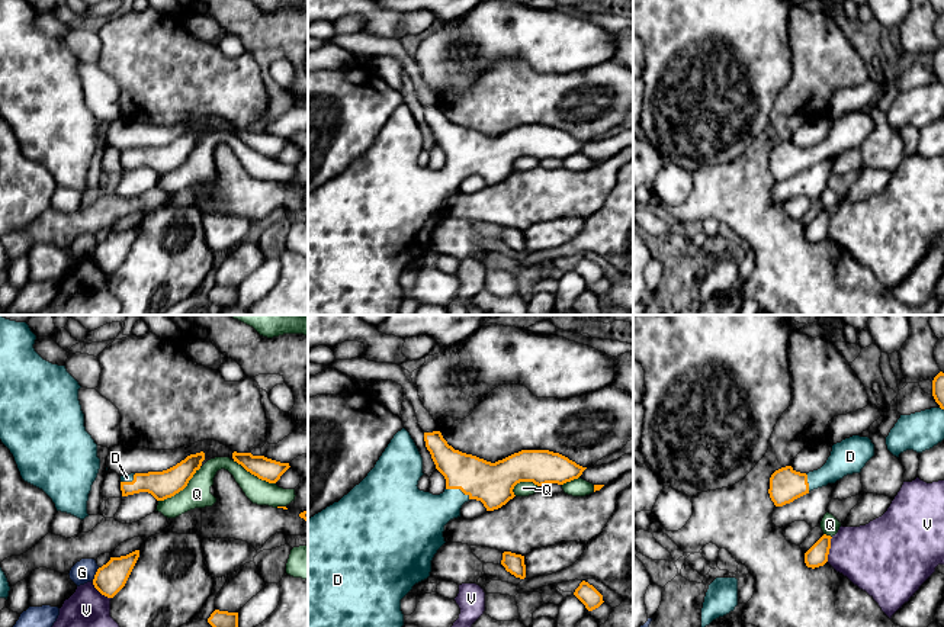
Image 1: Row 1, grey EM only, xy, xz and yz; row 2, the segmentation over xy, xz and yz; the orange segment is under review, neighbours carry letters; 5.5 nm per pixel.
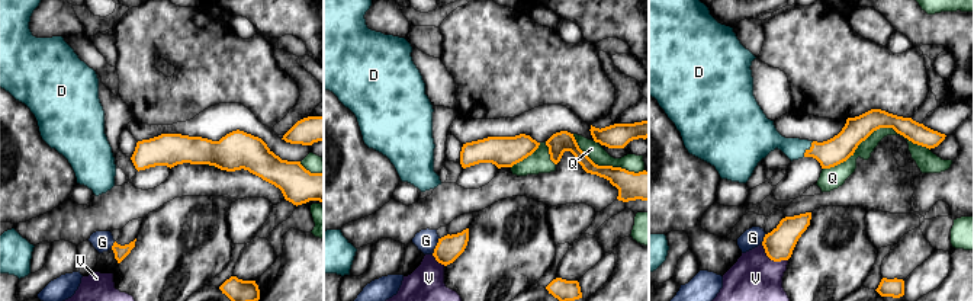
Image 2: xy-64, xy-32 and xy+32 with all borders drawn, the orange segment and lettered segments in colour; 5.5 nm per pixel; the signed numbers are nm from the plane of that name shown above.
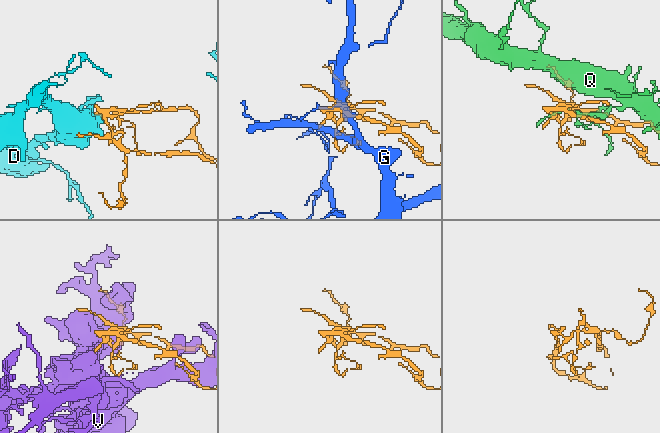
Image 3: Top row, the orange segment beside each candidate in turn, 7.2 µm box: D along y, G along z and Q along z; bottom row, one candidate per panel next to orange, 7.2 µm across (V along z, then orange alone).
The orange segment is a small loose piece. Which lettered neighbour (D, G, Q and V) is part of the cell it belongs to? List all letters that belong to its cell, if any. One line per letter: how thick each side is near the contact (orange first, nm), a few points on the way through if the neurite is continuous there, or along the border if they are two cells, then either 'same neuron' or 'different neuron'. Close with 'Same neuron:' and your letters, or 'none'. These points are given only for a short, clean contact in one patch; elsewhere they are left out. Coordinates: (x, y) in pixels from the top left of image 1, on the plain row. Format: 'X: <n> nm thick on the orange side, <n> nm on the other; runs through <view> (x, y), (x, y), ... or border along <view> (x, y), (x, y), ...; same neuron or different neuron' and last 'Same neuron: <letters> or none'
D: 240 nm thick on the orange side, 260 nm on the other; same neuron
G: 170 nm thick on the orange side, 120 nm on the other; border along xy (99, 243), (92, 256); different neuron
Q: 160 nm thick on the orange side, 150 nm on the other; different neuron
V: 120 nm thick on the orange side, 360 nm on the other; different neuron
Same neuron: D

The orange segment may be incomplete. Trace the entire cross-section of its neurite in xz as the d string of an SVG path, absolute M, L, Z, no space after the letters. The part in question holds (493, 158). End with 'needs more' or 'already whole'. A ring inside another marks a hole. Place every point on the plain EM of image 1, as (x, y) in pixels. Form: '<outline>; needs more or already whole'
M402 103L398 106L375 142L338 177L327 181L308 194L308 315L399 315L404 300L401 274L412 261L430 251L431 235L446 218L444 200L460 192L460 183L469 174L484 179L487 186L505 180L516 170L514 161L520 157L563 160L578 154L587 142L549 125L521 125L495 138L455 125L440 106L424 107L426 122L436 144L446 154L446 164L433 170L418 164L423 148L423 132Z; needs more

